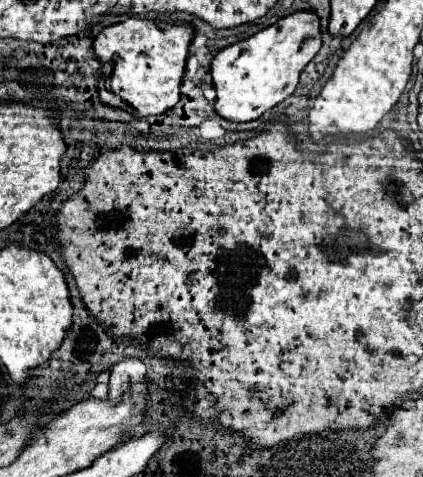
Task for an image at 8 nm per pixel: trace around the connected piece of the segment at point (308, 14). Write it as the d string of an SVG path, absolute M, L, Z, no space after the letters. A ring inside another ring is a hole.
M298 11L244 41L224 47L210 65L212 85L216 89L214 111L222 119L236 123L258 119L264 111L294 93L302 69L314 59L320 45L318 17L312 11Z

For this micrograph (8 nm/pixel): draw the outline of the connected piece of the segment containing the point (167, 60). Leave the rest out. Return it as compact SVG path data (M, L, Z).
M136 17L102 29L94 39L92 49L102 63L106 89L114 95L100 95L100 101L104 105L124 109L138 119L162 115L172 109L180 99L180 83L192 37L194 29L190 25L172 25L166 21L148 21Z

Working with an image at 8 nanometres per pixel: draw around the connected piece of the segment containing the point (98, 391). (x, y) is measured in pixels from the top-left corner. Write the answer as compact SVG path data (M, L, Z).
M102 371L98 375L98 383L92 391L92 397L96 397L96 399L106 399L108 397L108 375L110 375L108 371Z

